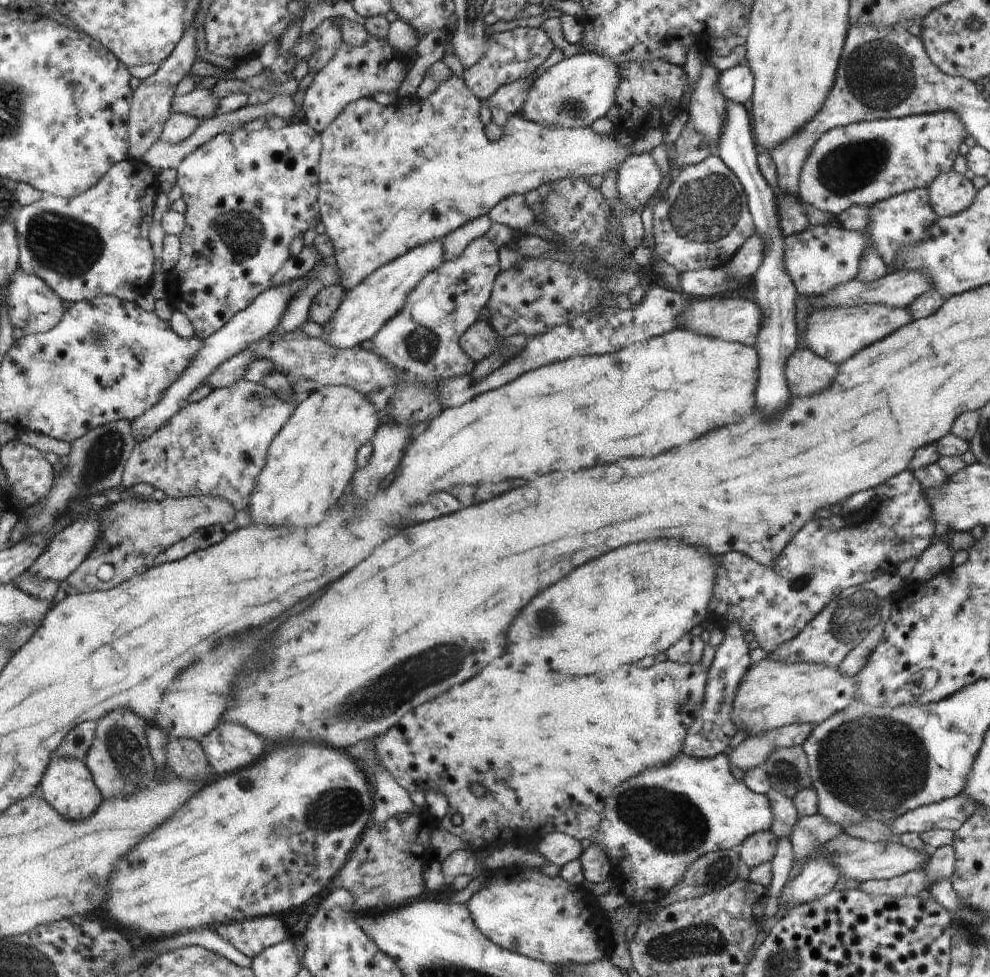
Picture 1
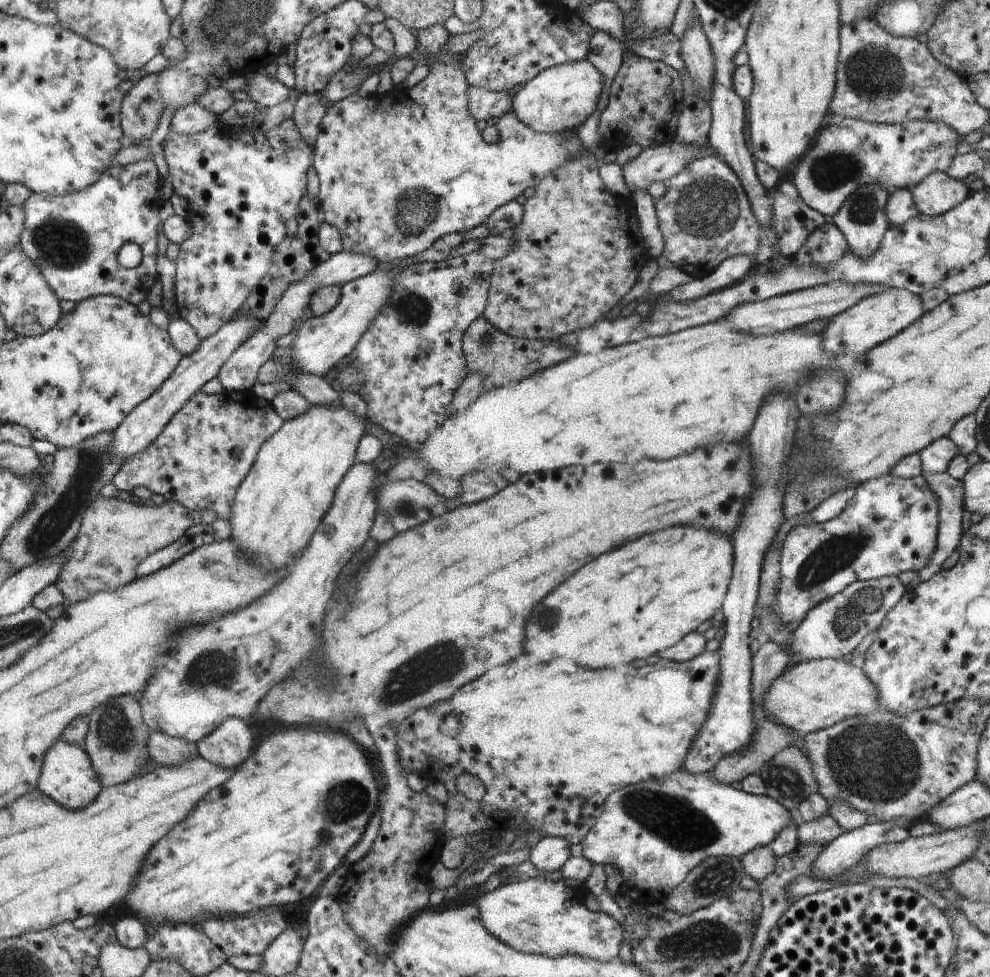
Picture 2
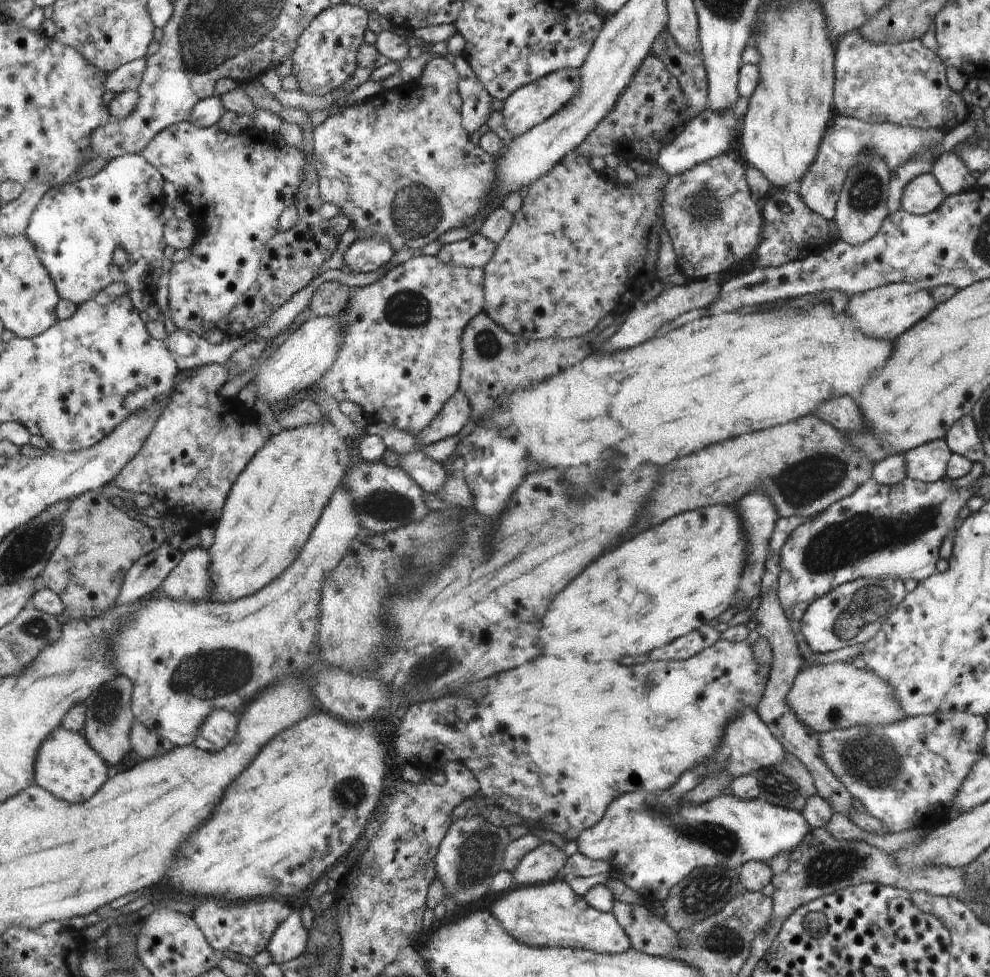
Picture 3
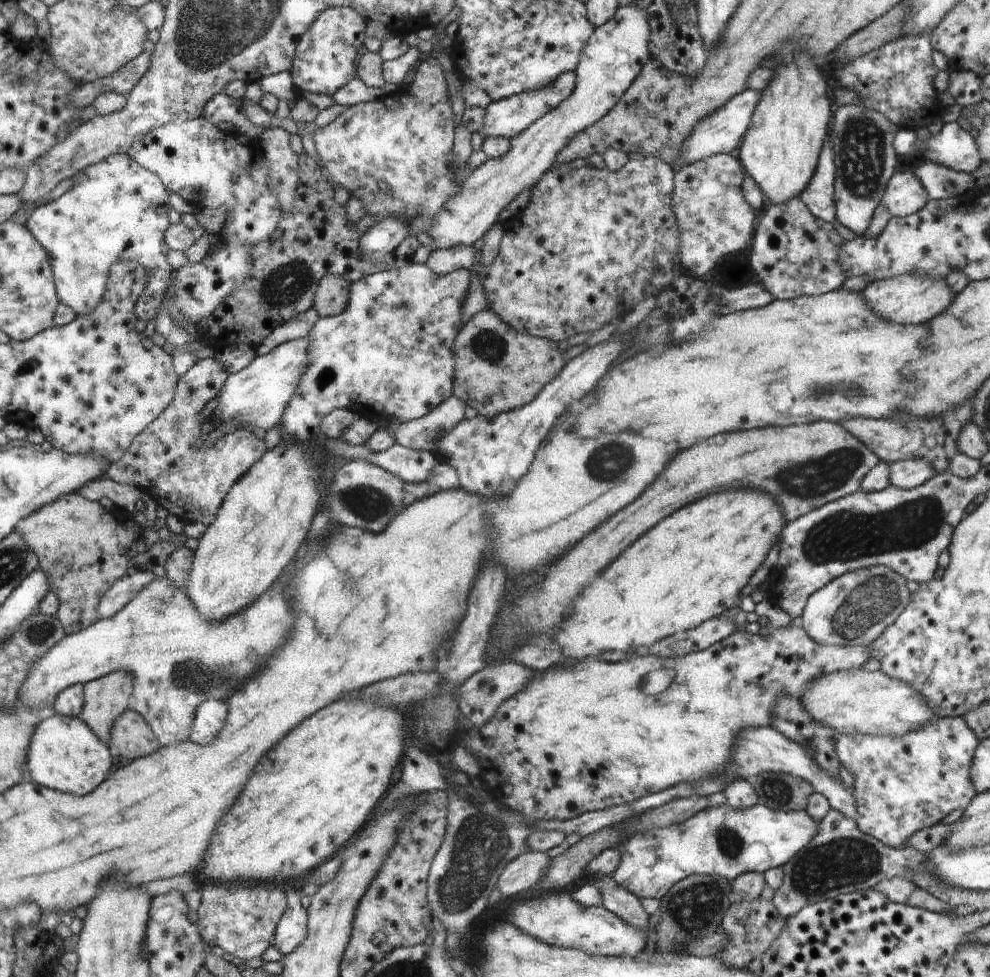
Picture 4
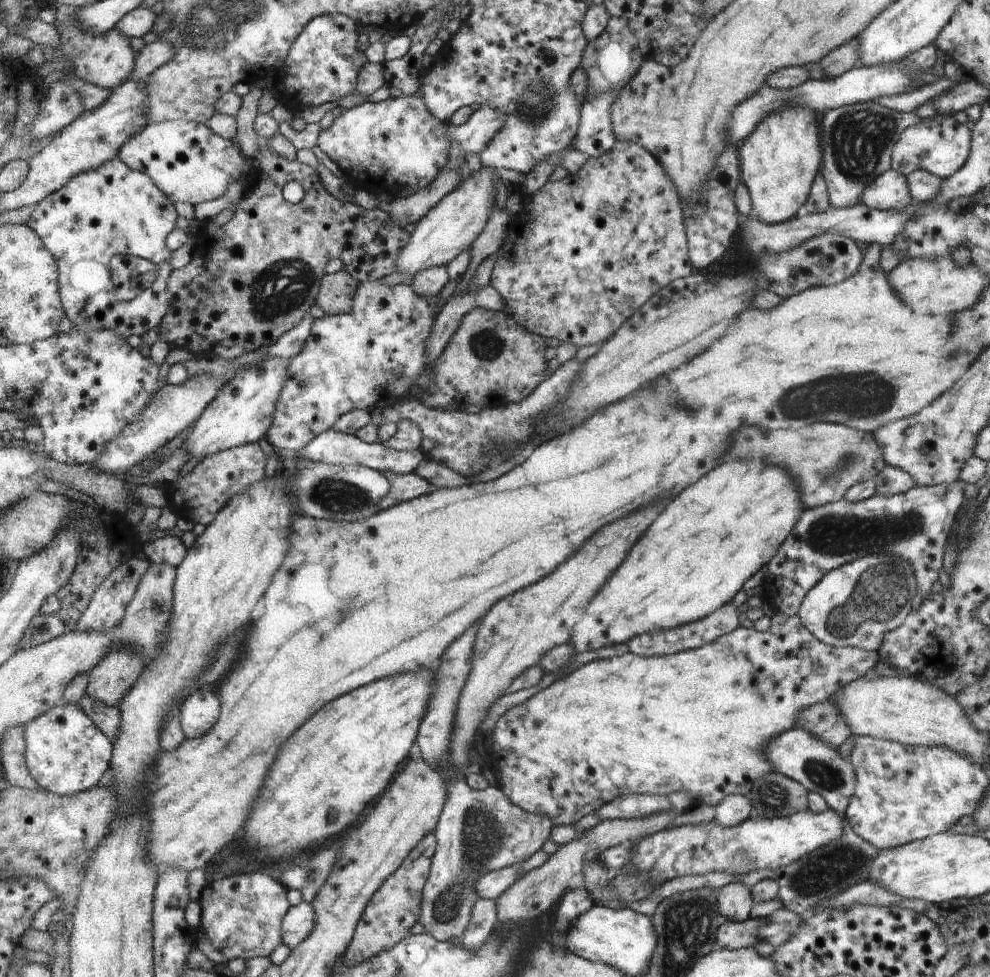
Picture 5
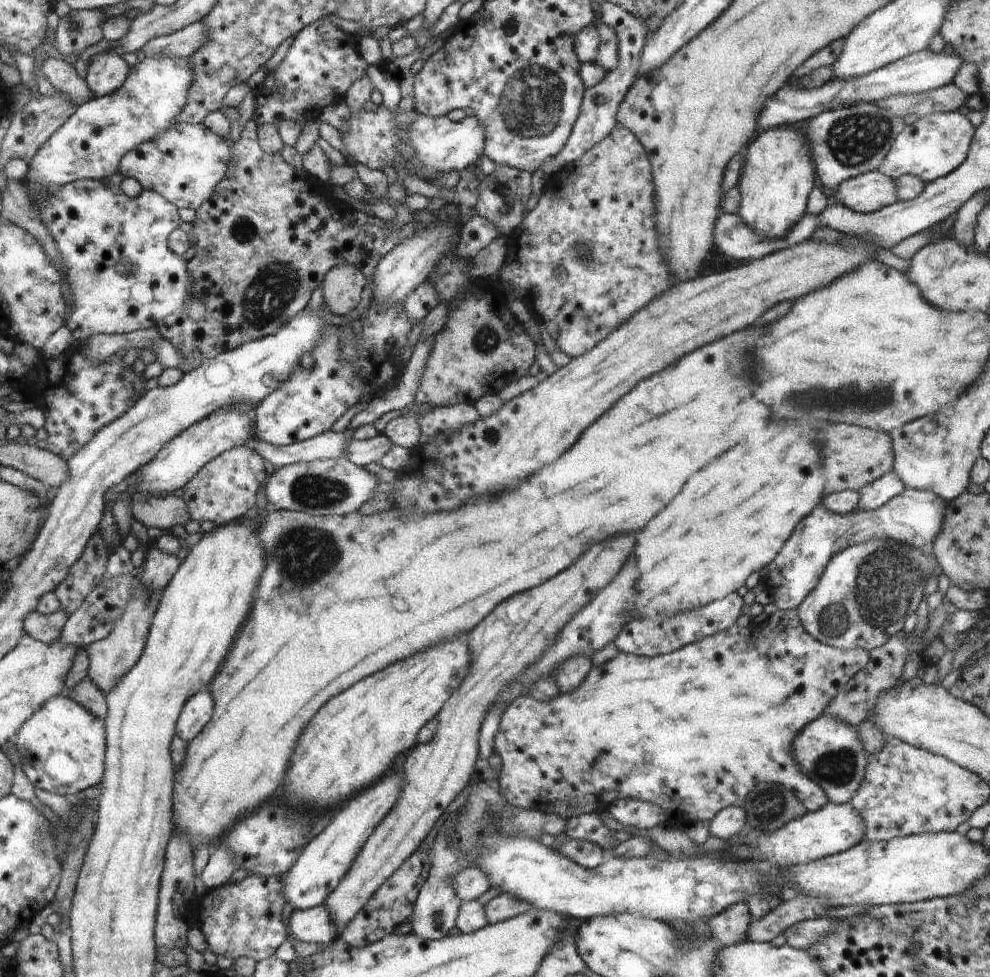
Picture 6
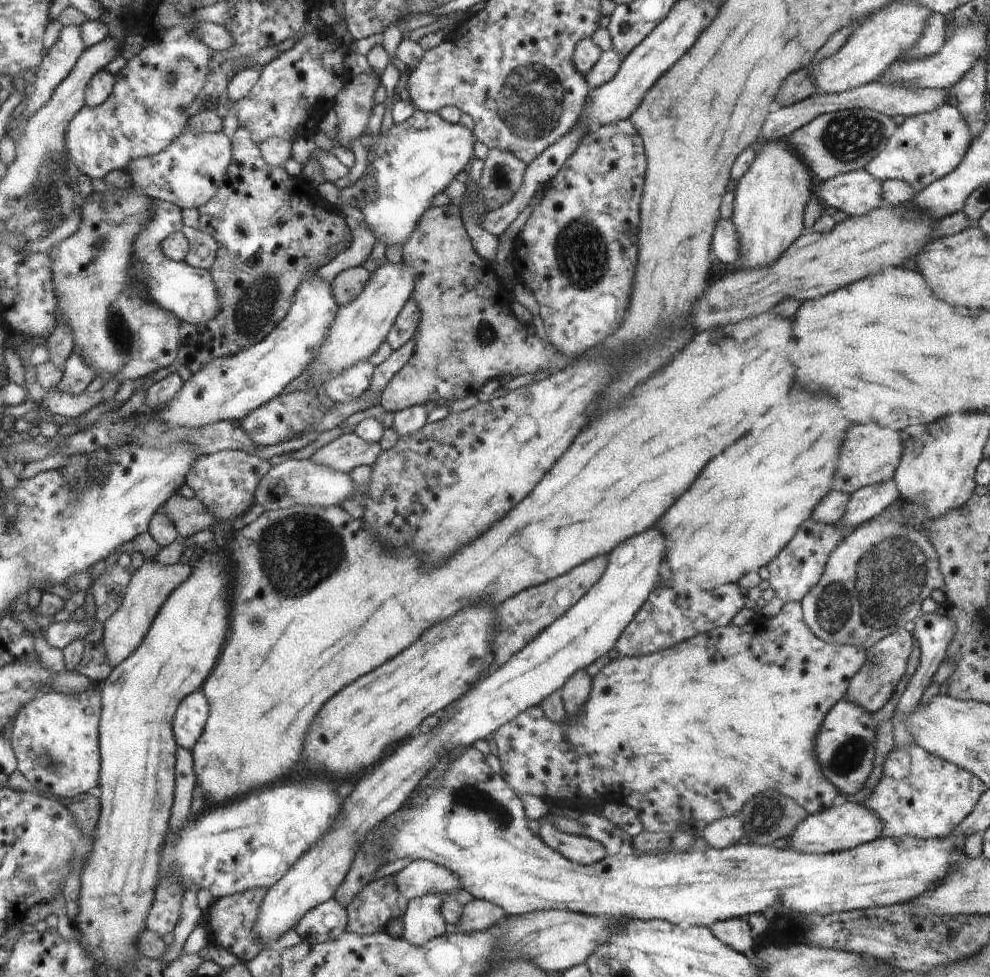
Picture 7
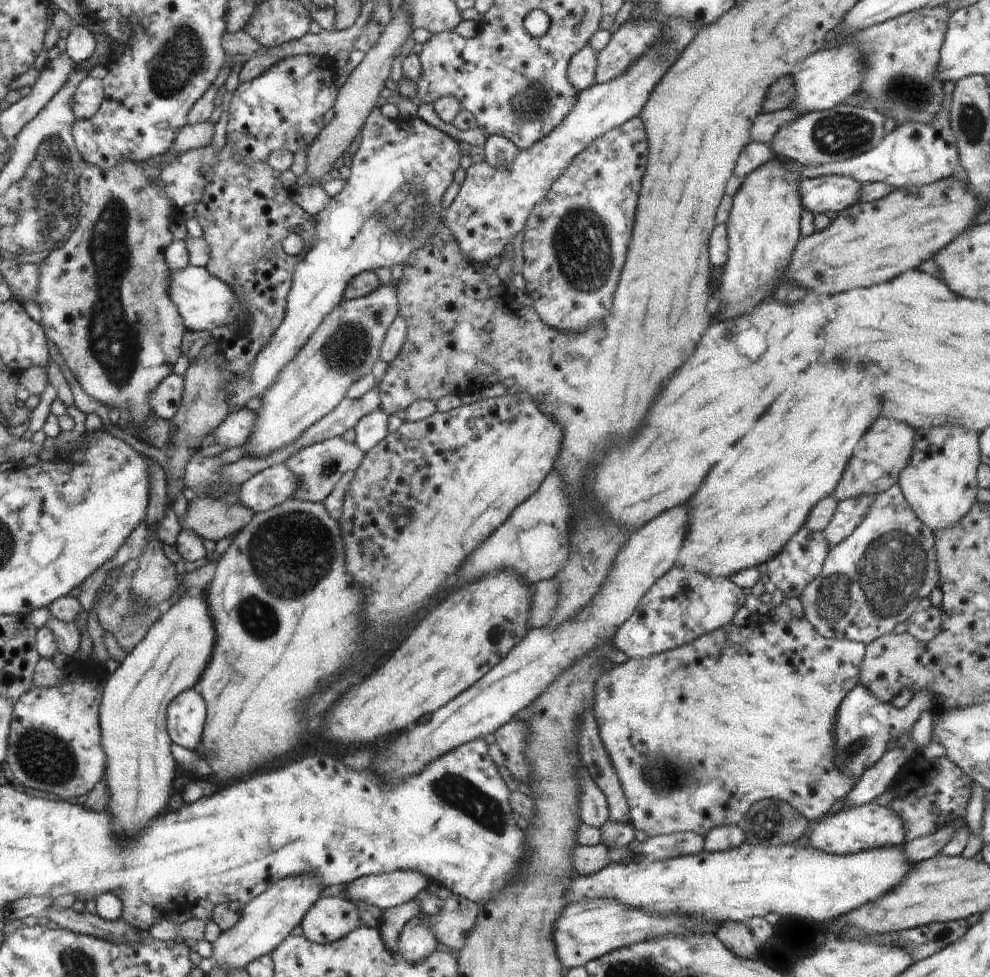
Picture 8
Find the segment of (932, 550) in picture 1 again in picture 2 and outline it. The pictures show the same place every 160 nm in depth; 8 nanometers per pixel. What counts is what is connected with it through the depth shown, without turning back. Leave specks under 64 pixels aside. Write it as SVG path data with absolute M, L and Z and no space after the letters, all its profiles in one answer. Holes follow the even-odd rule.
M924 473L922 476L938 498L939 507L937 550L919 573L922 580L926 580L939 572L945 560L959 549L963 534L961 521L965 511L965 491L962 482L954 480L947 473Z

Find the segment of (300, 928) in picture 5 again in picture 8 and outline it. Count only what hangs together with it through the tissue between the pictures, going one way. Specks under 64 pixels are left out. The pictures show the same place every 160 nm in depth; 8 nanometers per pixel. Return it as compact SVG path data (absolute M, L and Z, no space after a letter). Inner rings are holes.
M332 896L320 898L301 922L303 935L321 945L341 940L362 925L364 922L354 902Z

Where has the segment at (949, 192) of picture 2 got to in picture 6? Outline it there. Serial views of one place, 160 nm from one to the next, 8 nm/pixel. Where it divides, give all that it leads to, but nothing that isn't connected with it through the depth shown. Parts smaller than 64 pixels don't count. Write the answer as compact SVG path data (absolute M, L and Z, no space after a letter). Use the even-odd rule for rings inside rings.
M878 170L844 181L834 197L836 201L859 213L873 213L884 209L899 198L896 182Z

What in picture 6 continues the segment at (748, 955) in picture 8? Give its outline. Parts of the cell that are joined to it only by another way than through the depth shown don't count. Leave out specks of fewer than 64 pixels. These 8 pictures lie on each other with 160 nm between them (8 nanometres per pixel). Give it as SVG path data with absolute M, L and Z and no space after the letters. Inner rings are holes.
M744 901L737 902L707 921L707 930L721 946L746 940L746 932L749 932L750 926L750 911Z

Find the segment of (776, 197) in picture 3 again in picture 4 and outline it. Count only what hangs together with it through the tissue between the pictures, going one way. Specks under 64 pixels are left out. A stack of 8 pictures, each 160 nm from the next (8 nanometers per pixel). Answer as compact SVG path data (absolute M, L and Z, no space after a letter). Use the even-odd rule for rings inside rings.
M796 197L778 206L770 205L764 212L750 261L760 284L773 299L786 301L801 295L822 295L840 289L847 279L838 262L838 252L844 242L832 223L815 218Z

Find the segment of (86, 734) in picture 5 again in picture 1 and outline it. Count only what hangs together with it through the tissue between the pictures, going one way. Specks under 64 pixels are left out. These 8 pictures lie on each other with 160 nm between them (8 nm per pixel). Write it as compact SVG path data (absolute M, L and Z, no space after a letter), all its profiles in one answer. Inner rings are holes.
M56 754L47 770L41 788L44 792L44 798L60 814L75 821L83 821L91 814L96 813L101 806L101 791L93 781L91 770L82 762L82 759L60 757Z

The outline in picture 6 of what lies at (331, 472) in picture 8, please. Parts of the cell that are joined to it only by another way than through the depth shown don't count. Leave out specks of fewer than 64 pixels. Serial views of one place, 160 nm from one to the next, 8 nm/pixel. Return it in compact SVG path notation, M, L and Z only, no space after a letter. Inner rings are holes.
M384 434L363 441L352 438L346 447L347 459L363 467L368 463L378 463L392 445L393 442Z

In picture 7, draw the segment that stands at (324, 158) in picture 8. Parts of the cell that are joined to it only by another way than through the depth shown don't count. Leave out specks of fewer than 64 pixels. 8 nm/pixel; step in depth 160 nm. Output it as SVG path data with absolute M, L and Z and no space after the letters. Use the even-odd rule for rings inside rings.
M374 72L355 75L342 86L333 106L338 119L338 134L333 139L319 130L312 138L318 149L333 152L338 143L350 149L352 138L362 135L374 106L372 96L378 88L378 77L380 75Z

